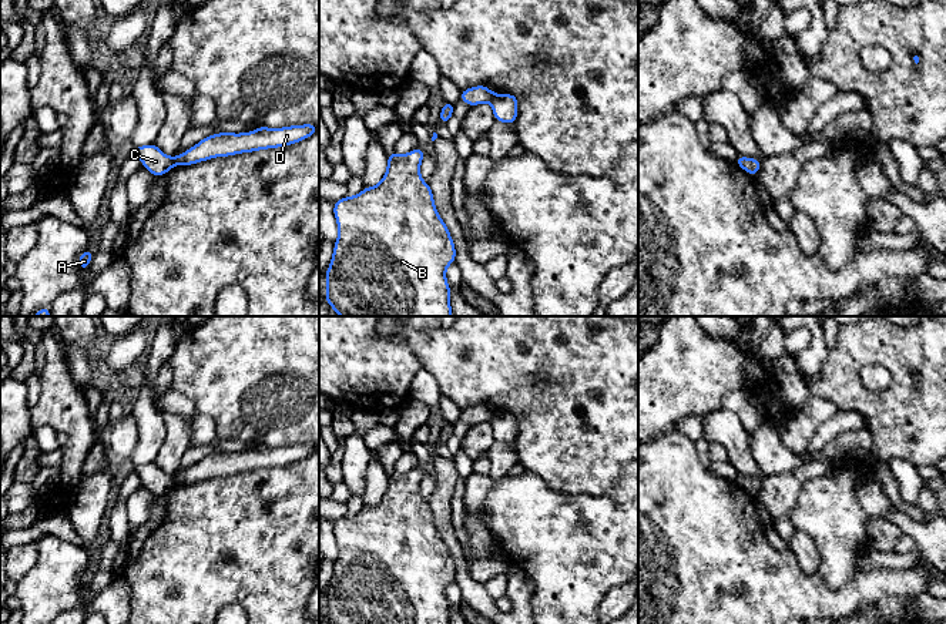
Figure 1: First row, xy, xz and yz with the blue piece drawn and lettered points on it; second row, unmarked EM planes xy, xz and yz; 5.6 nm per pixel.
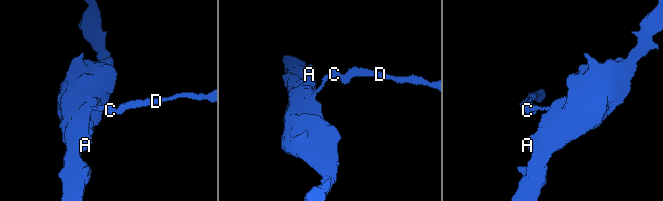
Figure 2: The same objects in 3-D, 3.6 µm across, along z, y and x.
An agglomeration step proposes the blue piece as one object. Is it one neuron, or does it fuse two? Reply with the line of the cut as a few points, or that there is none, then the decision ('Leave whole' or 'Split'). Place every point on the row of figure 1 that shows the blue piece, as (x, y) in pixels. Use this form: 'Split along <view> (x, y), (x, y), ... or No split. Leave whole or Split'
Split along xy (173, 157), (175, 164). Split

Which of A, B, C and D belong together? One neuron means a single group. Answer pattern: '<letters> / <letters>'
A B C / D

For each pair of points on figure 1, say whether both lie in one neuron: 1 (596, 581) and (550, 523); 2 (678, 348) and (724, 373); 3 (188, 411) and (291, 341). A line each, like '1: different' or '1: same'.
1: same
2: same
3: different

